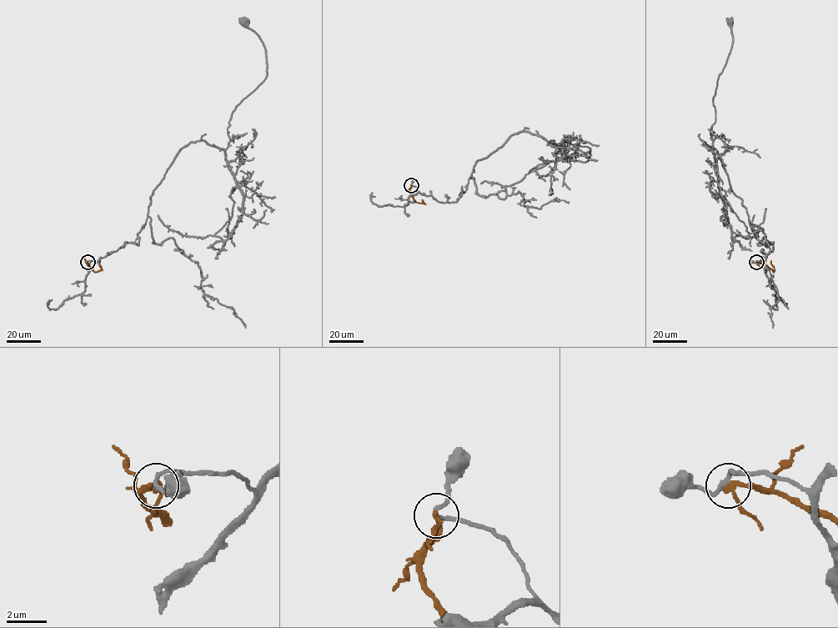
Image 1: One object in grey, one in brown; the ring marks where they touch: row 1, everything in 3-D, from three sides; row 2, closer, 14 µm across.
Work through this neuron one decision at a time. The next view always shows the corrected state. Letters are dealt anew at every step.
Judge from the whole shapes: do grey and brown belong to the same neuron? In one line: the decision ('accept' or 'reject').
reject

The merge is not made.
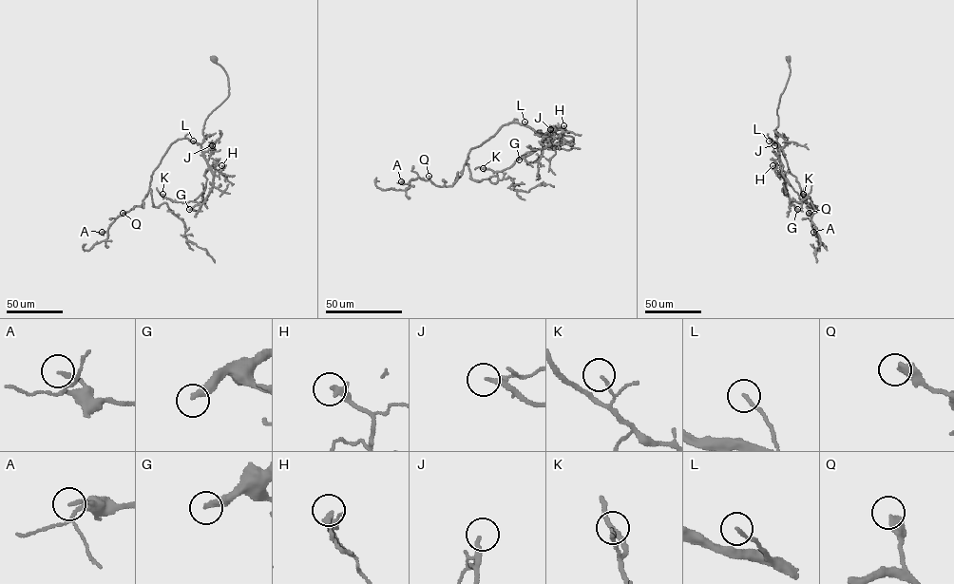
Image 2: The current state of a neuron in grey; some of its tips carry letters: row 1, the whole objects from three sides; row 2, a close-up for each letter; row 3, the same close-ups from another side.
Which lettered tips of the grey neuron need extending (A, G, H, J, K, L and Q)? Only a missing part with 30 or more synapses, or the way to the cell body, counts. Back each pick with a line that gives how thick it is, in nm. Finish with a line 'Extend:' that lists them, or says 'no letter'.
G: 260 nm thick
J: 140 nm thick
Extend: G, J

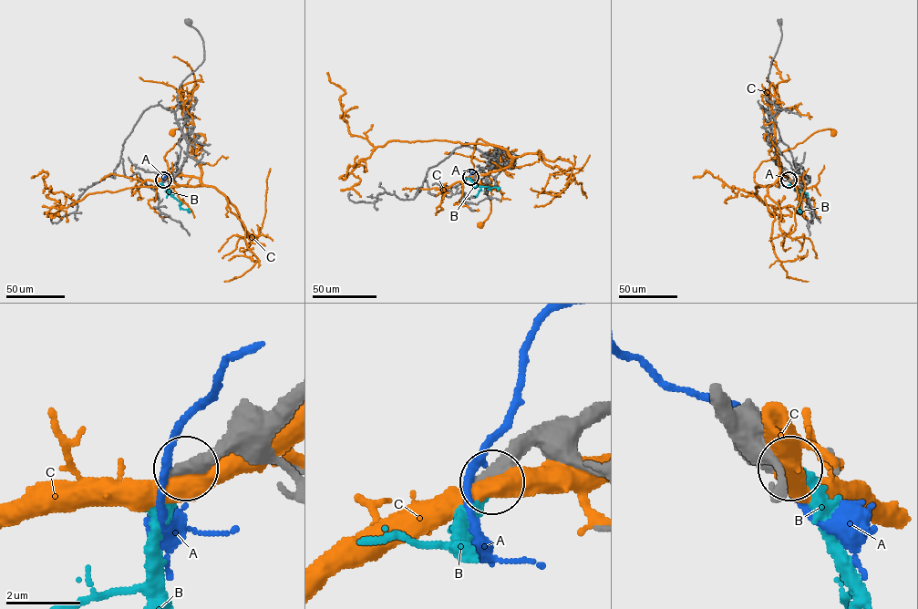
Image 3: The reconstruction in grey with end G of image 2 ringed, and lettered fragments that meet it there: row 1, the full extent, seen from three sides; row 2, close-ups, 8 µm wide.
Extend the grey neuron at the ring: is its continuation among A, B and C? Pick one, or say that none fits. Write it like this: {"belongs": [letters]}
{"belongs": ["B"]}

